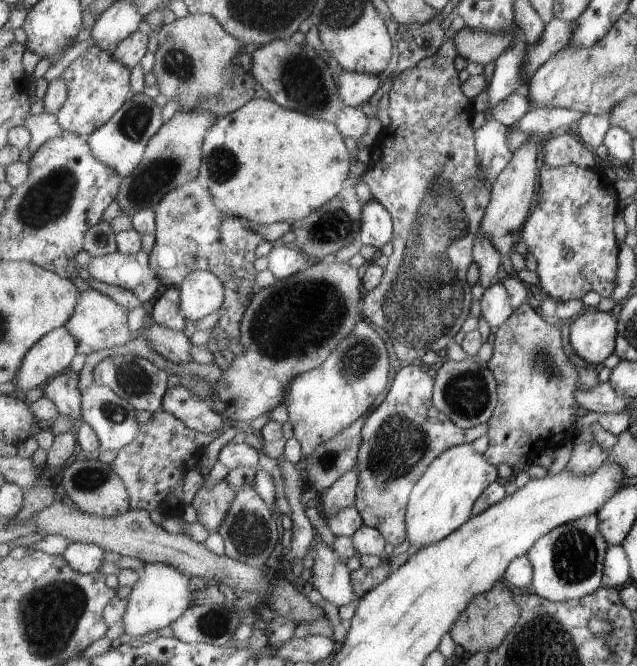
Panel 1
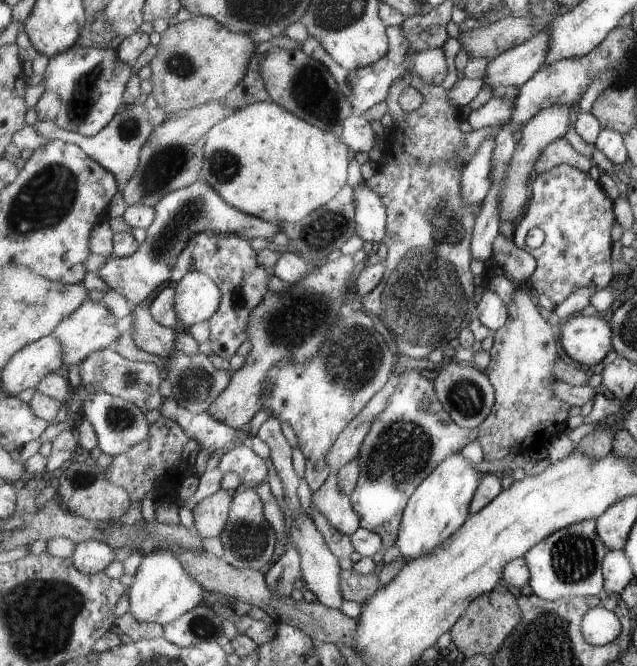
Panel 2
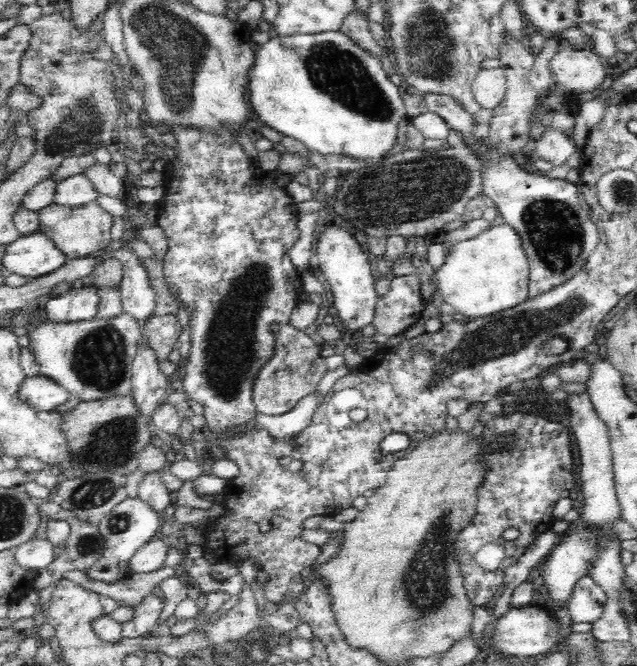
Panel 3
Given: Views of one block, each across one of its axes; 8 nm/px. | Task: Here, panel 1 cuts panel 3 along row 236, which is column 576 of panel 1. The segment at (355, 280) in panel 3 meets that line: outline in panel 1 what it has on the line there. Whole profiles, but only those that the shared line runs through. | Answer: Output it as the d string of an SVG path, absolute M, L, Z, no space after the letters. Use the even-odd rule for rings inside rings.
M586 310L569 326L569 340L573 352L583 361L601 364L616 351L618 337L618 318Z

